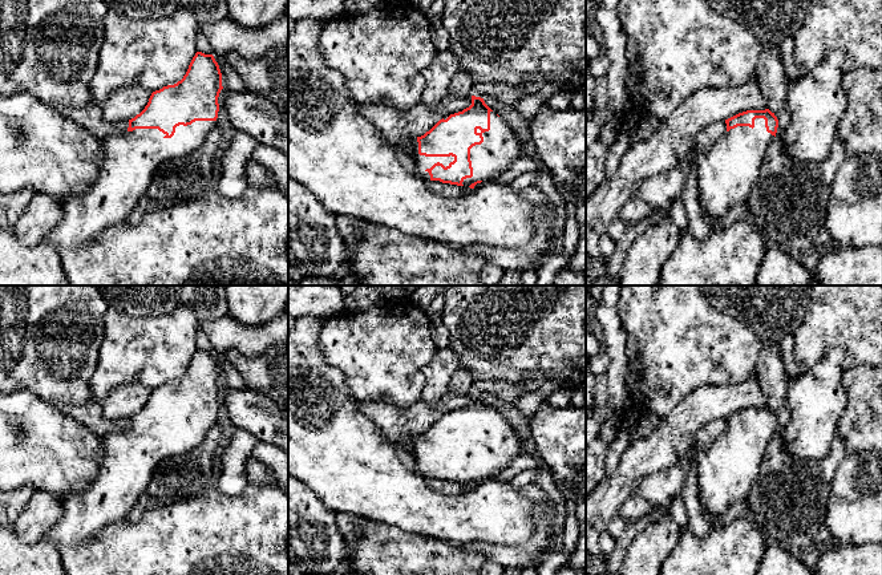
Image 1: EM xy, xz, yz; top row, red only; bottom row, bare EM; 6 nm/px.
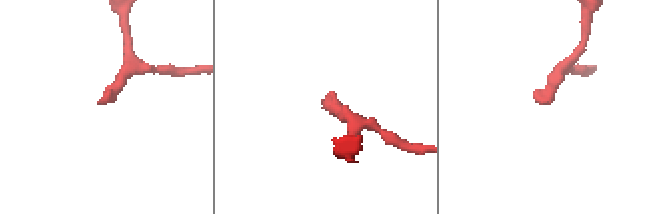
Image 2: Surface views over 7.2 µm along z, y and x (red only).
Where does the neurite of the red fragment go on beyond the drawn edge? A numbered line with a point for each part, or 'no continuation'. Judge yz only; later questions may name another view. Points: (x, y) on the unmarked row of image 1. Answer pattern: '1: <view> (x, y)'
1: yz (727, 470)

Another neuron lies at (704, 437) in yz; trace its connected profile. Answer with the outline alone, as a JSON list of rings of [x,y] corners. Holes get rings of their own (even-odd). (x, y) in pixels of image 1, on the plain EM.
[[[725,418],[712,420],[696,430],[695,442],[700,449],[708,449],[725,430]]]

